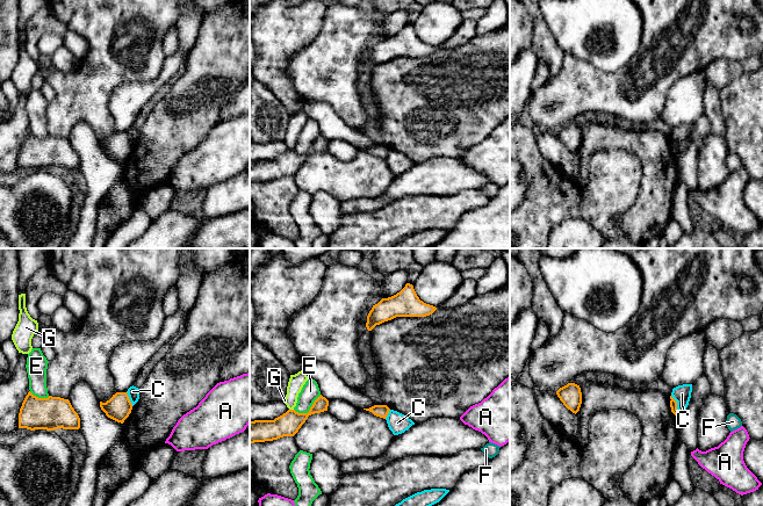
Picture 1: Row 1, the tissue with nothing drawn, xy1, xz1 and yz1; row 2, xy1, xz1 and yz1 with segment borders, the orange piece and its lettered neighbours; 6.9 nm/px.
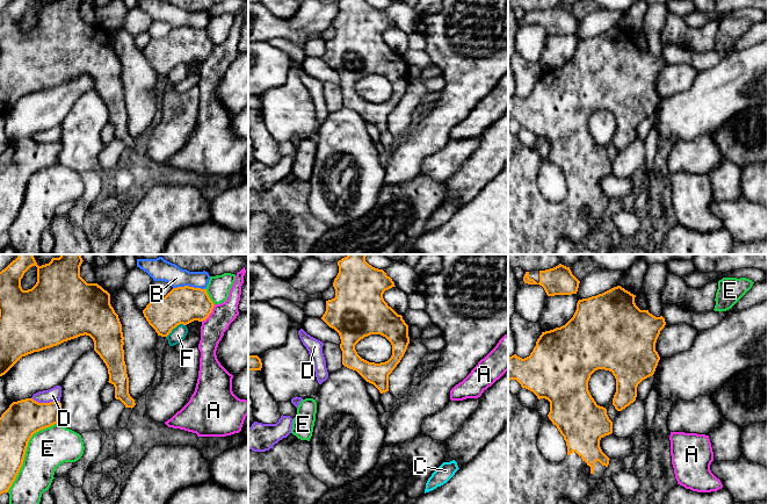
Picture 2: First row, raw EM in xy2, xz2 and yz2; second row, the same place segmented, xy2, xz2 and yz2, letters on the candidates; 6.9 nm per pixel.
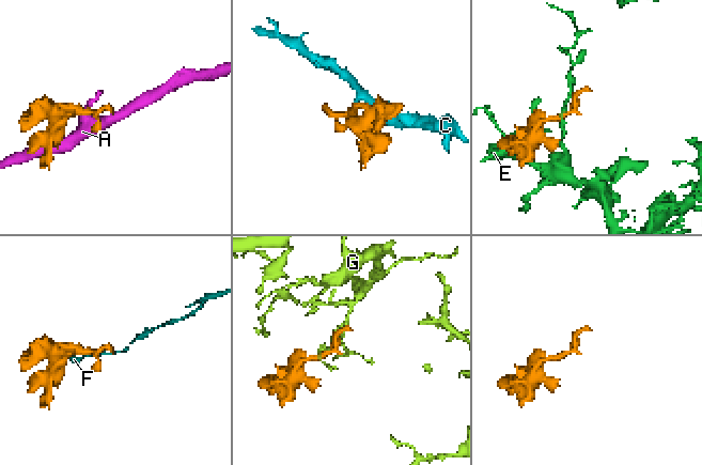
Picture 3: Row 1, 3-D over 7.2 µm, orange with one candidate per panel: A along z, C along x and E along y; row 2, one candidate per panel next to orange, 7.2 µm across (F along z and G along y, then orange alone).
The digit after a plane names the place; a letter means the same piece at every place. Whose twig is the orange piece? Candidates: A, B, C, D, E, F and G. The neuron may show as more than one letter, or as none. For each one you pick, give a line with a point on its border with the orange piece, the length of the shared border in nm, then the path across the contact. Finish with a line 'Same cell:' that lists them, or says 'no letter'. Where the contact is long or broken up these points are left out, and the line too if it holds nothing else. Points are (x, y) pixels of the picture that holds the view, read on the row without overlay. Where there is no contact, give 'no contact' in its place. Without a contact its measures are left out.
Same cell: no letter

